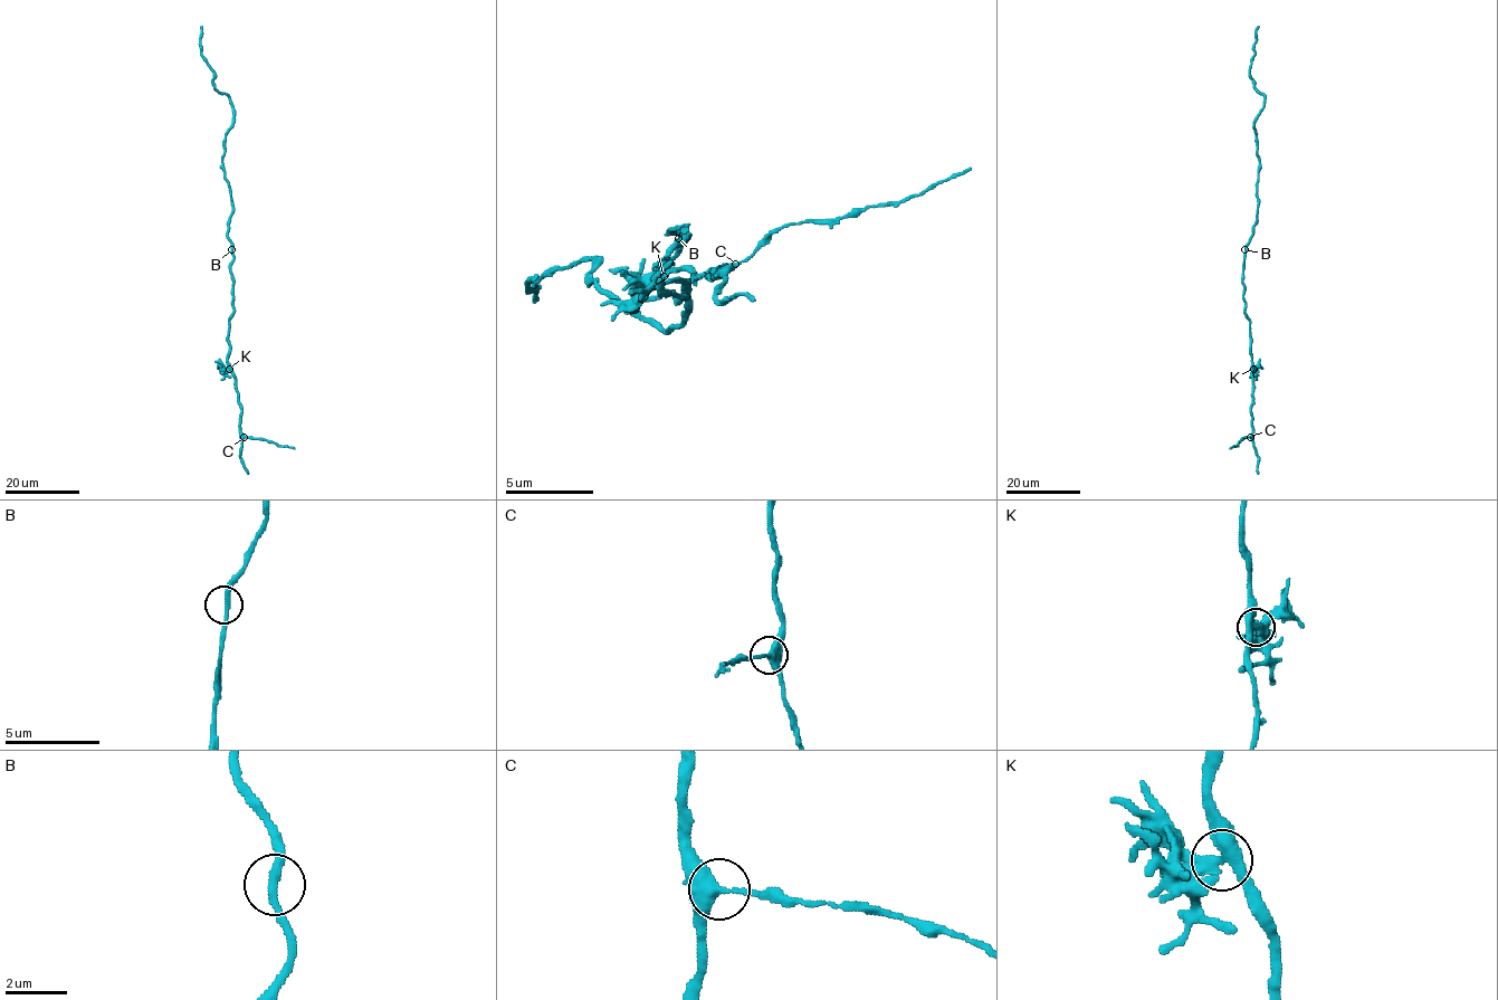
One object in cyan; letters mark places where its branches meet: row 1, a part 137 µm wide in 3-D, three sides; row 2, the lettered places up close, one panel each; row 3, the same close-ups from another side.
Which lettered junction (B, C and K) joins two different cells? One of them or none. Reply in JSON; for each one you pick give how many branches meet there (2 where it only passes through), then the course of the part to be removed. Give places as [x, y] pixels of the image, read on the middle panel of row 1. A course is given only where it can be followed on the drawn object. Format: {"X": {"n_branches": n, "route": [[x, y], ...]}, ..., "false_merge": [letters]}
{"K": {"n_branches": 3, "route": [[665, 277], [599, 304]]}, "false_merge": ["K"]}

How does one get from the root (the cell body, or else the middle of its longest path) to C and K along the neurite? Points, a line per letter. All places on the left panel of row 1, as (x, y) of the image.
C: (231, 248), (234, 314), (229, 321), (227, 363), (235, 378), (241, 409), (239, 429), (244, 437)
K: (231, 248), (234, 314), (229, 321), (229, 369)

